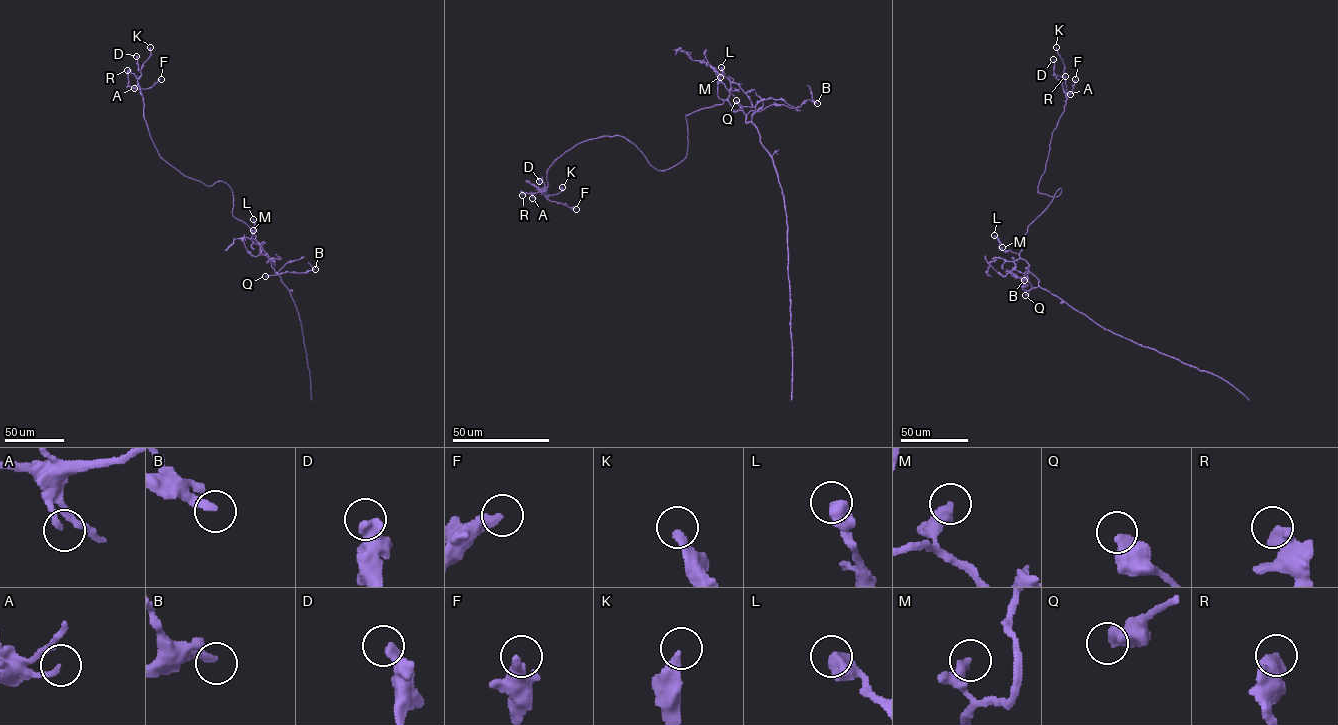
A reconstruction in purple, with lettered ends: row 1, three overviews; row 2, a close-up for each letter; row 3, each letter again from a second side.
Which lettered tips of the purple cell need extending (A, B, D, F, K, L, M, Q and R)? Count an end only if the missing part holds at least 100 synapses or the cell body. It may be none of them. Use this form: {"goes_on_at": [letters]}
{"goes_on_at": []}

